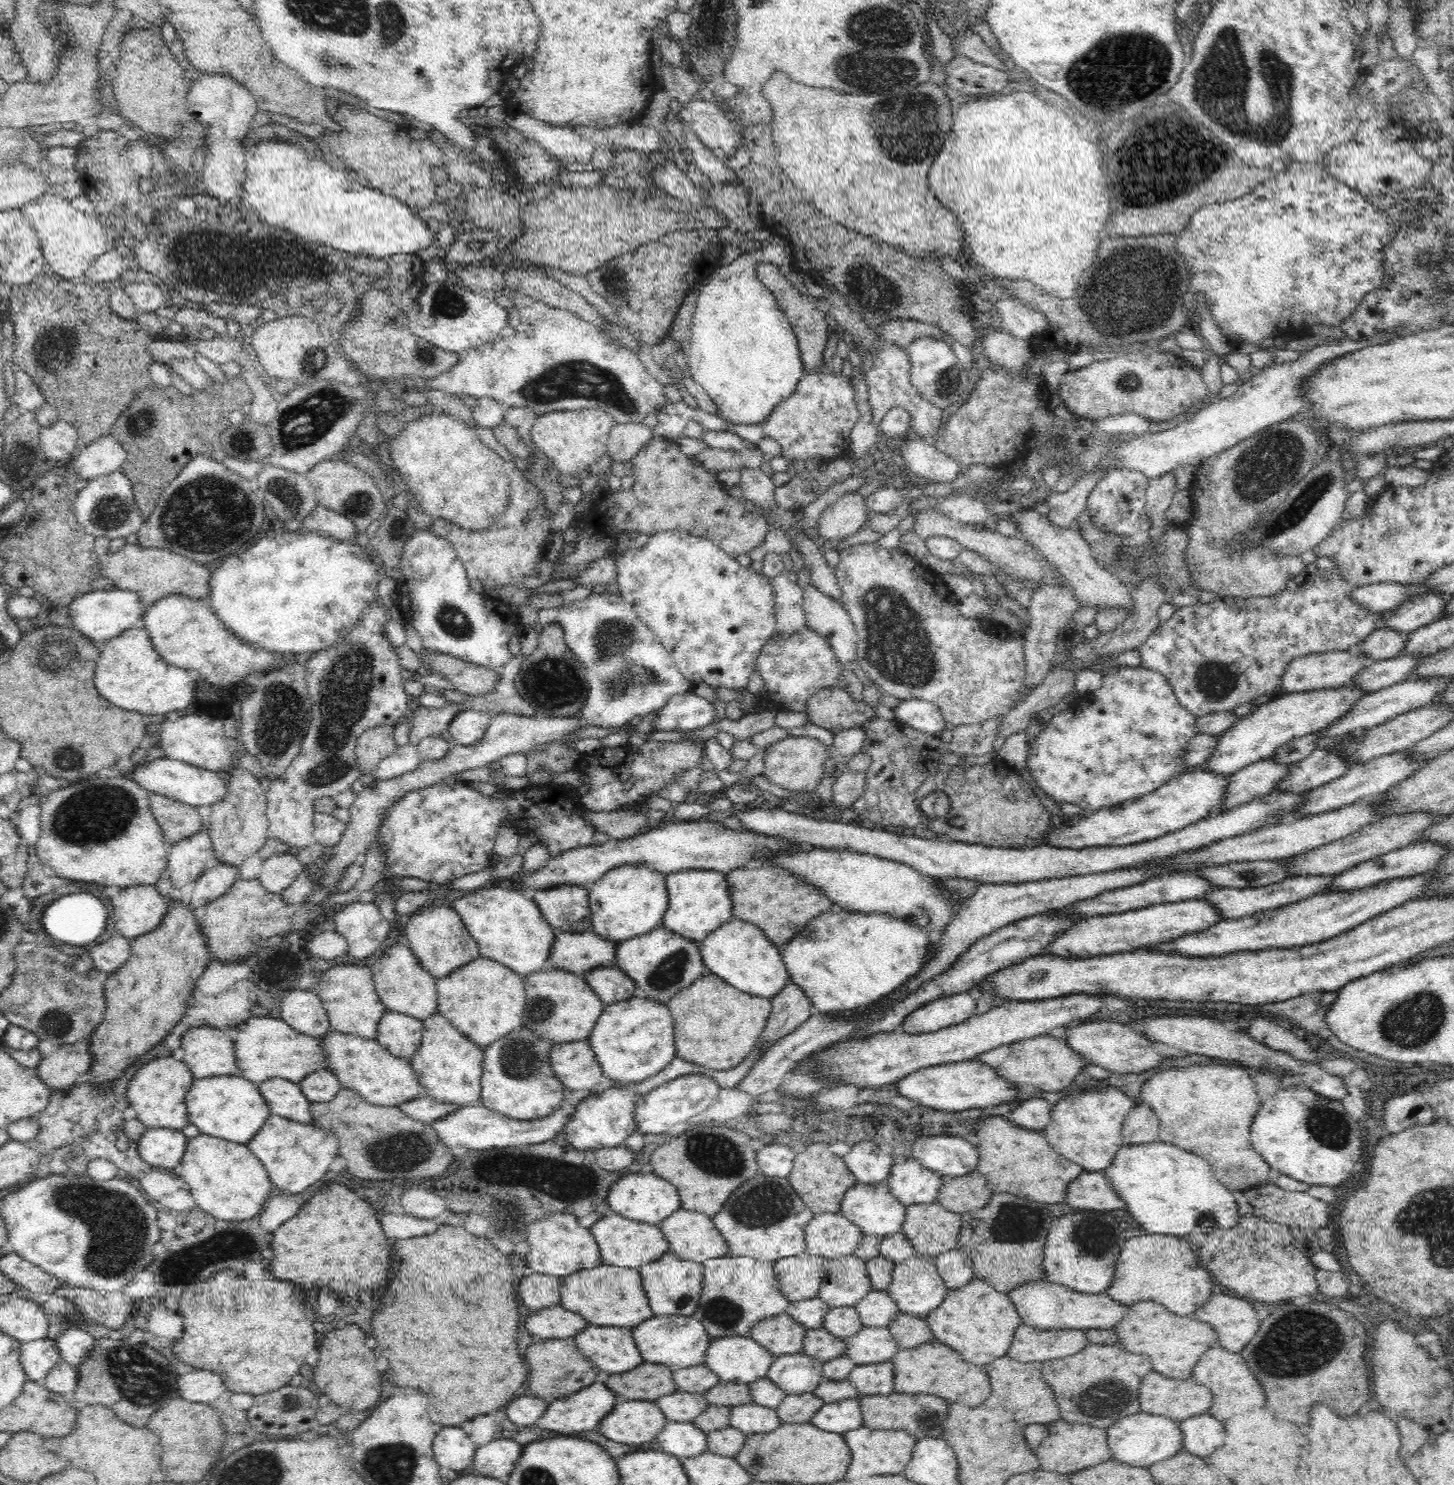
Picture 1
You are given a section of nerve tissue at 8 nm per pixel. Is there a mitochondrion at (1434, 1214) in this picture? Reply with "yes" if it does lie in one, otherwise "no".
yes

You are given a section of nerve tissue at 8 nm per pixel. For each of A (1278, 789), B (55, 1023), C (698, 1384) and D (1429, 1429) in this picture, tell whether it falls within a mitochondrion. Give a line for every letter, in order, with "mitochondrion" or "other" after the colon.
A: other
B: mitochondrion
C: other
D: other

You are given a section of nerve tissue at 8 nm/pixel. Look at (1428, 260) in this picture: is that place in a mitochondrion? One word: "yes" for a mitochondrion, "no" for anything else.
yes

